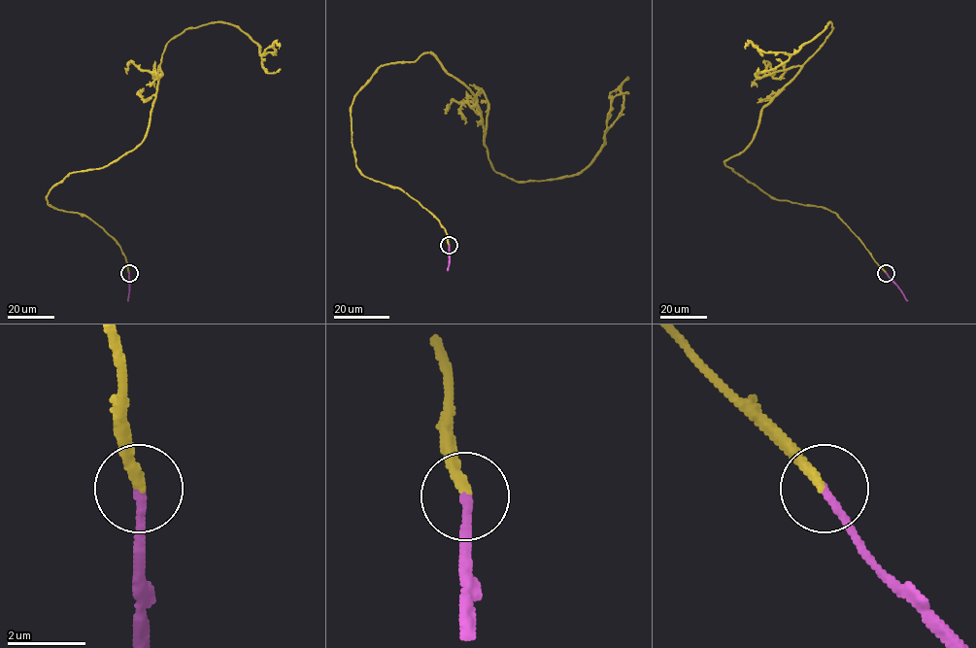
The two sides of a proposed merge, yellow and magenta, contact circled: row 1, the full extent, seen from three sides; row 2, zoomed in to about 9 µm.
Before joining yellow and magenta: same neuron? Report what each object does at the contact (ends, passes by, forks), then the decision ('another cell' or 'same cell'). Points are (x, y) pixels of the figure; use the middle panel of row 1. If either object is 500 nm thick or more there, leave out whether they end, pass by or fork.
yellow ends | magenta ends | same cell

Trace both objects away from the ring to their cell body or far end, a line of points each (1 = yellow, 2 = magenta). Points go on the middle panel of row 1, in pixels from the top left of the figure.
1: (449, 245), (356, 166), (351, 108), (380, 66), (430, 52), (517, 181), (578, 175), (627, 78)
2: (449, 245), (447, 270)

